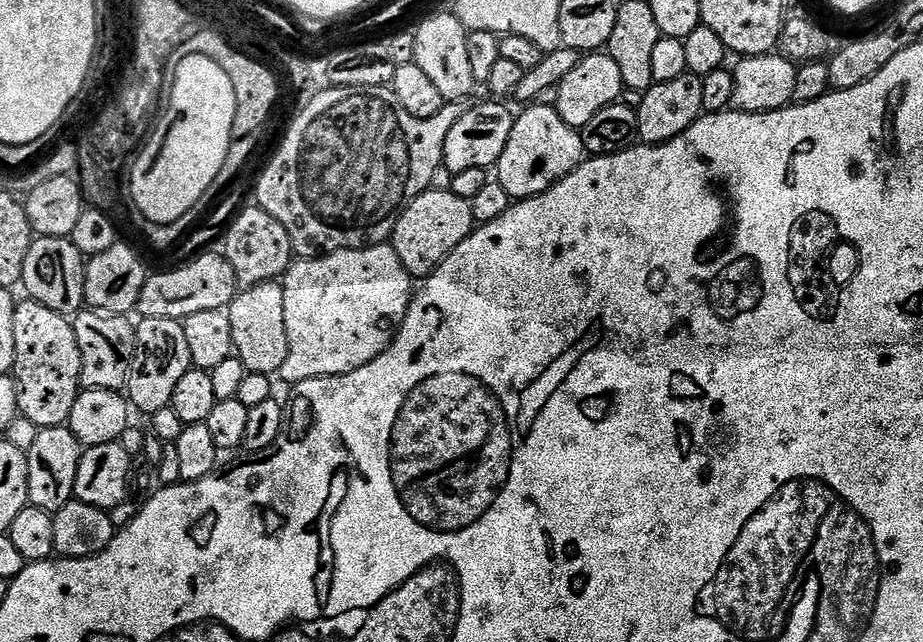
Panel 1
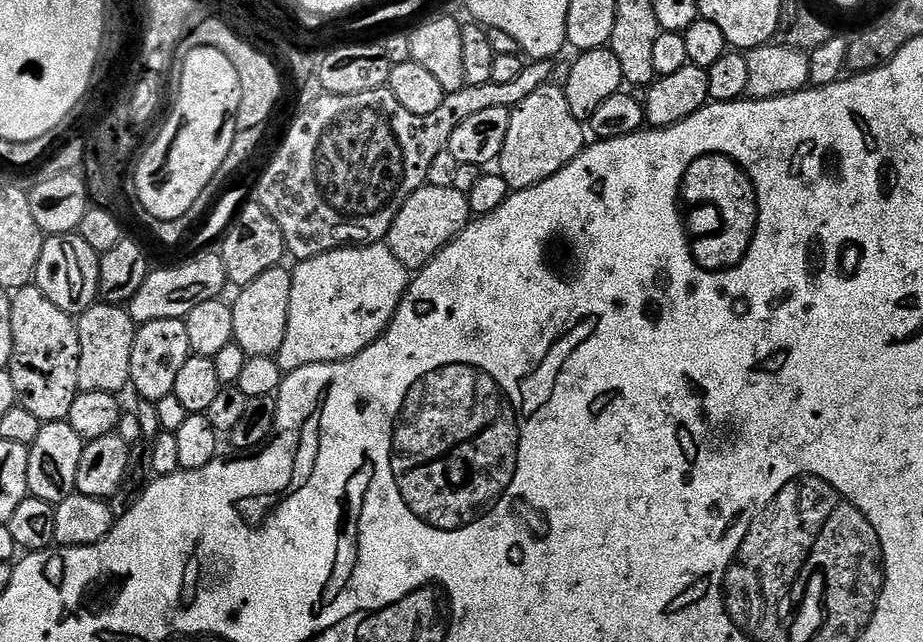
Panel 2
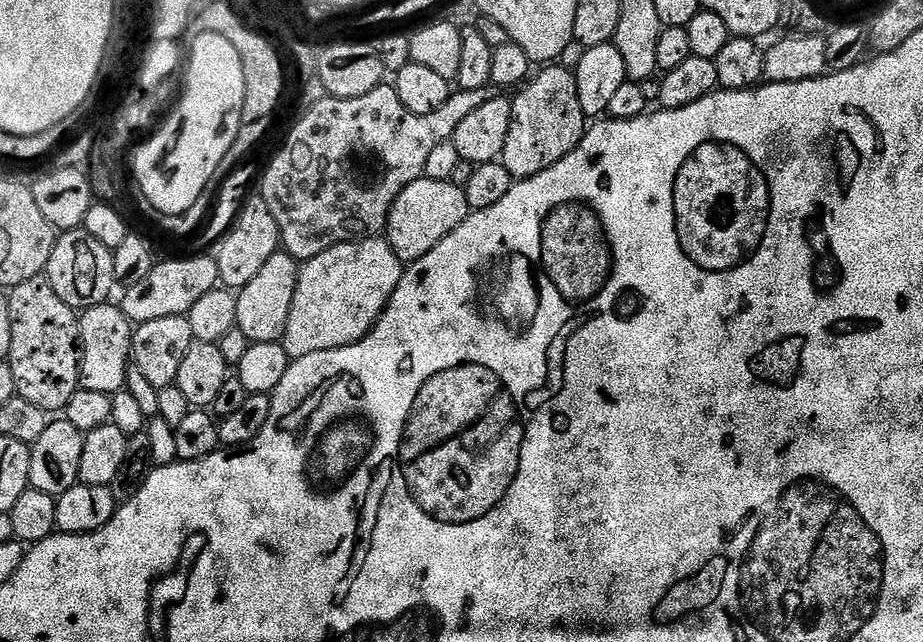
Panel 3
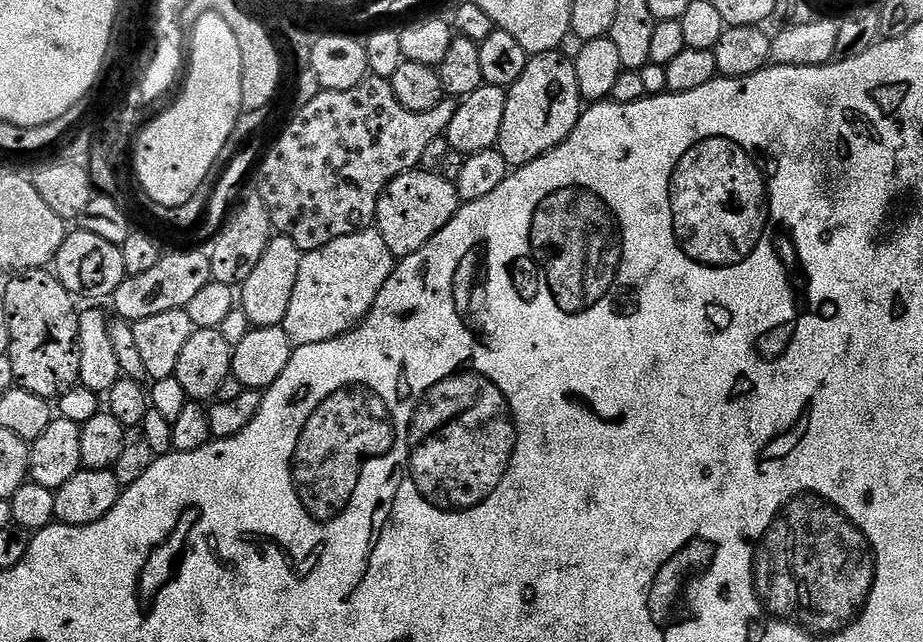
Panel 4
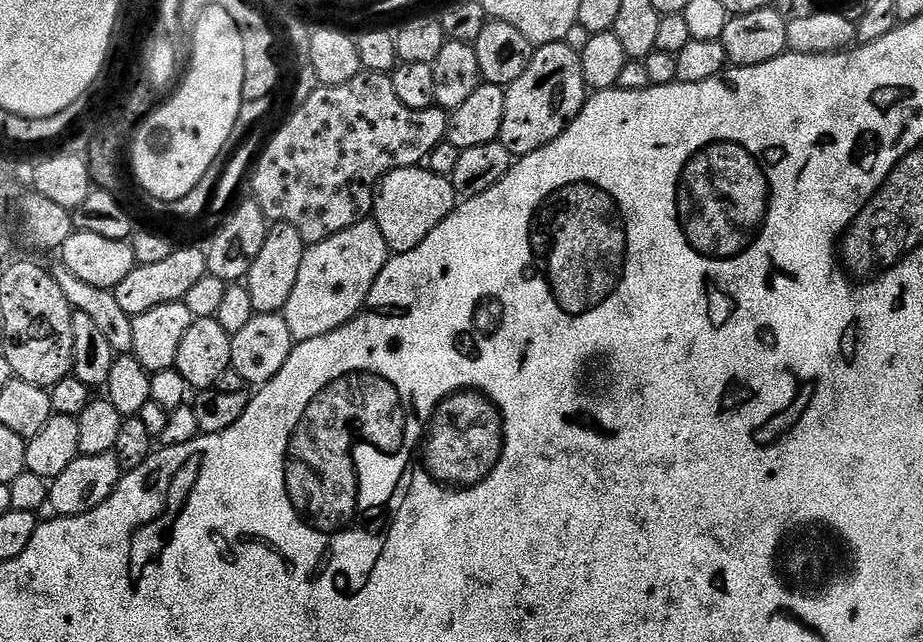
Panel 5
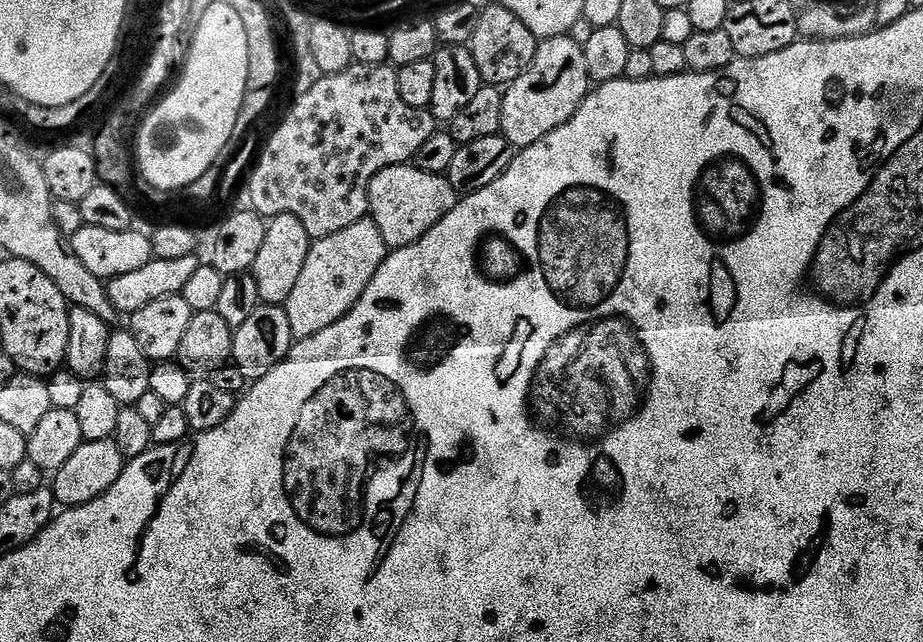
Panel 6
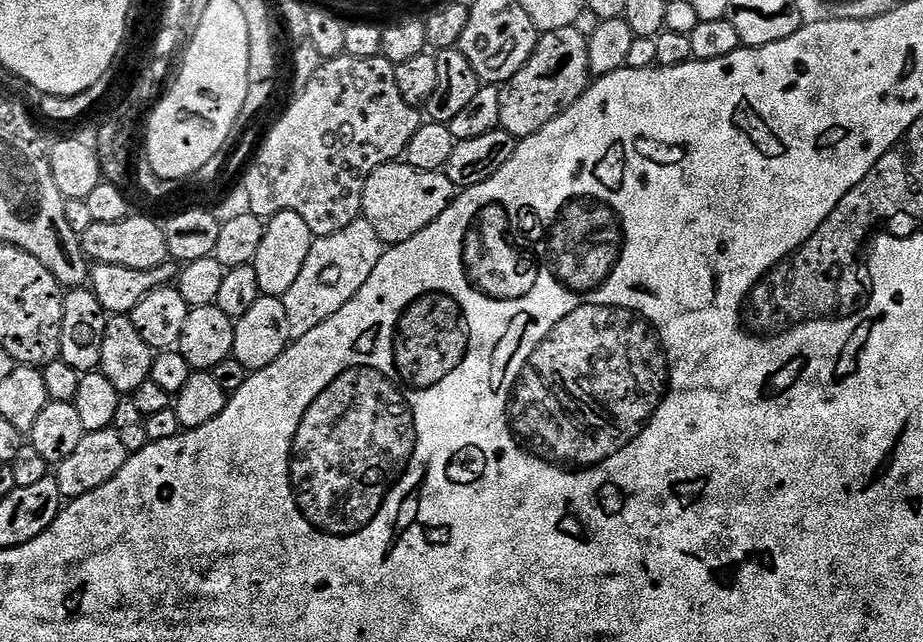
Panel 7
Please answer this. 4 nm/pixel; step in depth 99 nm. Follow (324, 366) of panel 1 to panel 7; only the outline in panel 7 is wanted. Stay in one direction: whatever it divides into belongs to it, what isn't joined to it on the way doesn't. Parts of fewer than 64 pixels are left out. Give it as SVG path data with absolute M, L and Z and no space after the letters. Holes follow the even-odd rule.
M363 218L346 226L346 230L338 230L338 234L313 239L312 249L298 273L298 279L282 297L291 339L297 340L310 334L314 326L322 326L326 318L338 314L338 310L342 310L342 306L346 306L346 302L350 302L350 298L366 286L366 278L374 274L374 266L378 266L385 251L385 244L378 234L374 234L374 226Z

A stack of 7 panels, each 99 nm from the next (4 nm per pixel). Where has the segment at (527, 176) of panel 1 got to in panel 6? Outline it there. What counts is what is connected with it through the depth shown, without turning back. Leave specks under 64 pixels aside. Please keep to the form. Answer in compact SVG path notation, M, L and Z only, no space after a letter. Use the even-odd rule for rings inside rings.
M555 36L537 43L534 62L503 89L502 126L500 135L512 143L513 149L529 148L544 140L546 134L558 130L577 112L590 91L584 46L567 36Z

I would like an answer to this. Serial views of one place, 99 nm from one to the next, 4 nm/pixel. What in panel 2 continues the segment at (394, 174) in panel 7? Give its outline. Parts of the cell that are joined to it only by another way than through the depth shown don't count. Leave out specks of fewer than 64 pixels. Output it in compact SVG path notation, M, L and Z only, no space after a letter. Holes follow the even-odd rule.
M429 182L410 194L410 198L400 205L398 218L394 218L390 226L386 237L387 246L406 269L419 270L427 266L473 219L467 195L444 184Z

